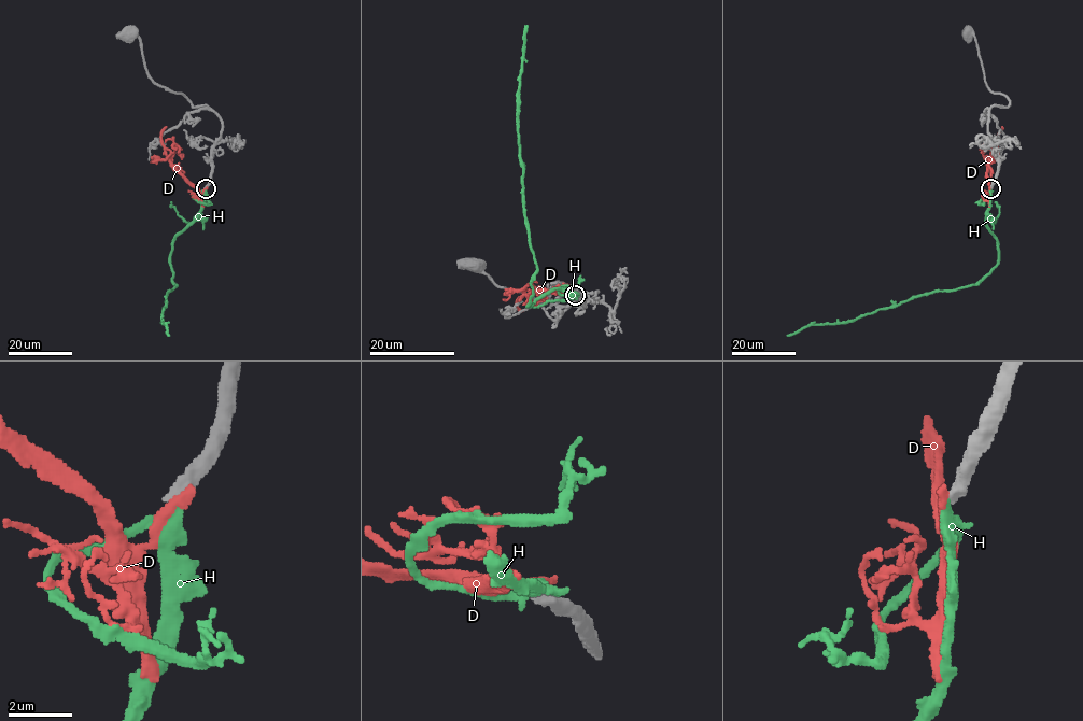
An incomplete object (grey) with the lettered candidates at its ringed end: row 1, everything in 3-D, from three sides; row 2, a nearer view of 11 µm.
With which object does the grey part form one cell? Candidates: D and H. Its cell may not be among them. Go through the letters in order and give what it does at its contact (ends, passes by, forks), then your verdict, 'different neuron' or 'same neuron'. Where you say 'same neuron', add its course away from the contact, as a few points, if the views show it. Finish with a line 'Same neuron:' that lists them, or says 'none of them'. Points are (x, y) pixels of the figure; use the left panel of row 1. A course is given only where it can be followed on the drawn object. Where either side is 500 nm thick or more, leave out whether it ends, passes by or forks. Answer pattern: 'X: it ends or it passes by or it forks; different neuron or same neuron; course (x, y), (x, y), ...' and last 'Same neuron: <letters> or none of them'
D: it ends; different neuron
H: it passes by; same neuron; course (206, 188), (204, 208), (173, 239), (170, 268), (176, 286), (166, 295), (163, 313), (169, 336)
Same neuron: H

